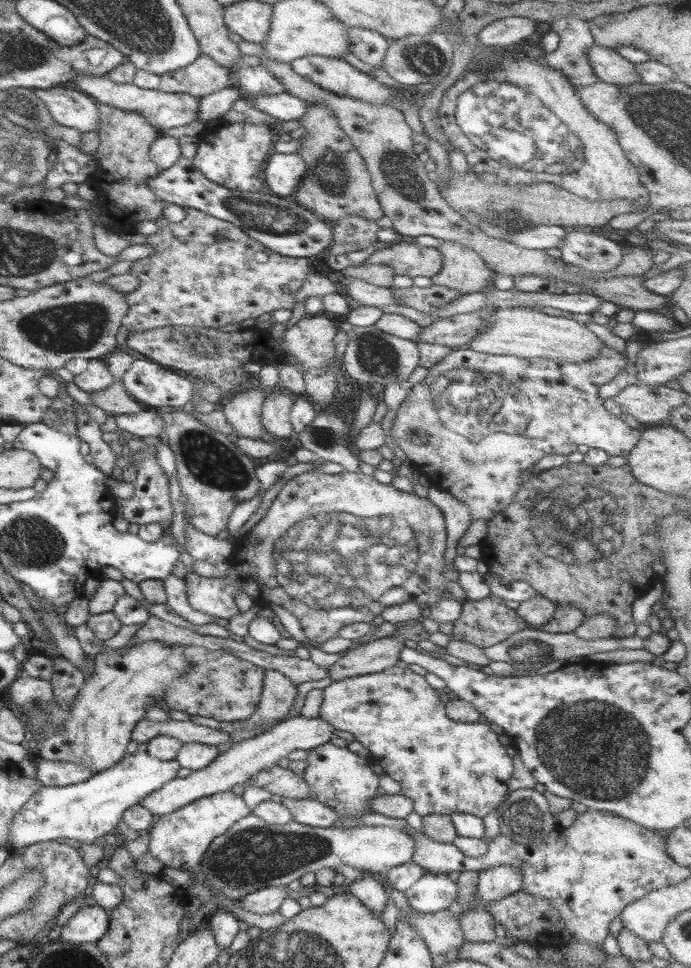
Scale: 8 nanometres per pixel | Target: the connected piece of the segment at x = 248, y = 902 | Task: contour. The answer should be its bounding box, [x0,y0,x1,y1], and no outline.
[238,885,288,916]

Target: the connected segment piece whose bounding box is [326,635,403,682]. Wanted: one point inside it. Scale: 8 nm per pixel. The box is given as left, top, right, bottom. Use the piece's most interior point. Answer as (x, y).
(371, 656)

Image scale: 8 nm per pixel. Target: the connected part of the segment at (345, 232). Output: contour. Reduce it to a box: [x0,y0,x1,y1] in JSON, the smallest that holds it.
[332,215,379,249]

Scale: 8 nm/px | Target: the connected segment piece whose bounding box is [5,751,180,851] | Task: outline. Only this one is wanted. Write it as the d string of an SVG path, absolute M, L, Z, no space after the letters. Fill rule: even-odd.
M136 751L131 755L124 755L107 770L93 773L85 782L68 786L41 786L11 819L5 848L16 851L21 847L62 838L85 845L97 842L104 835L115 831L124 810L158 790L162 784L175 779L175 772L179 767L175 759L162 761L149 756L145 751Z

